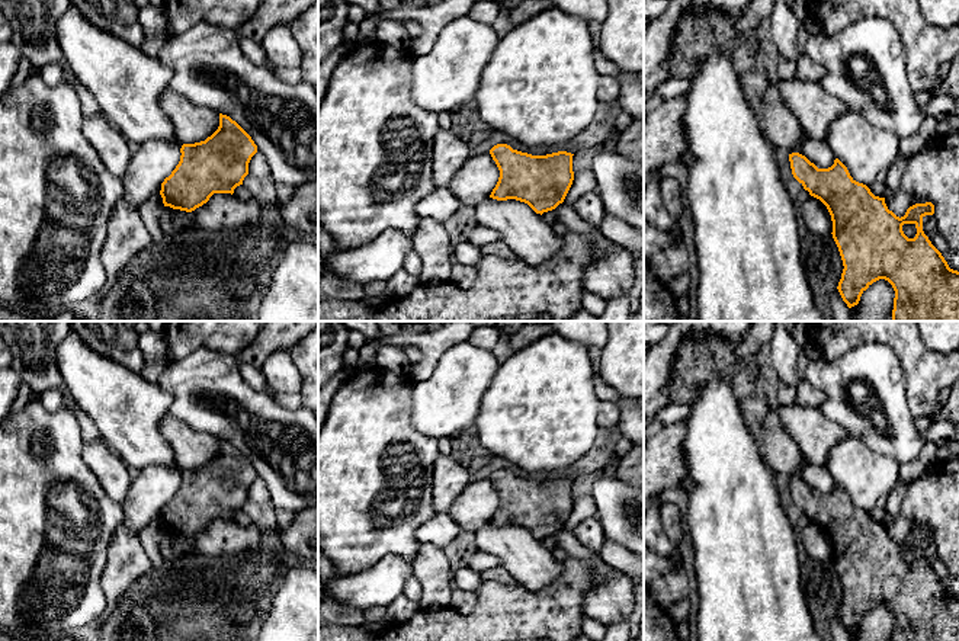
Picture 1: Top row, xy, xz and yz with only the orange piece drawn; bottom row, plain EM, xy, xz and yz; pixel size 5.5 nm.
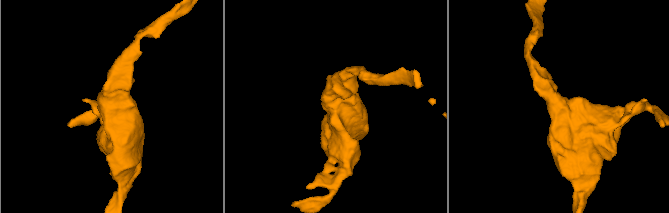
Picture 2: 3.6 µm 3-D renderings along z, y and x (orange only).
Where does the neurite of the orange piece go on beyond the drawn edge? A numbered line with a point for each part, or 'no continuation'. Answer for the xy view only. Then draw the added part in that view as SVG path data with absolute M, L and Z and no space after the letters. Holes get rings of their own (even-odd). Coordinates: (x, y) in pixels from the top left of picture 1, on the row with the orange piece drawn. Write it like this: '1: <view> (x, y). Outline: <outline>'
no continuation

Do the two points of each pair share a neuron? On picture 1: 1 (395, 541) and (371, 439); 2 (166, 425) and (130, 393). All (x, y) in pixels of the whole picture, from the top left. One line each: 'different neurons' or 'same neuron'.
1: same neuron
2: different neurons

